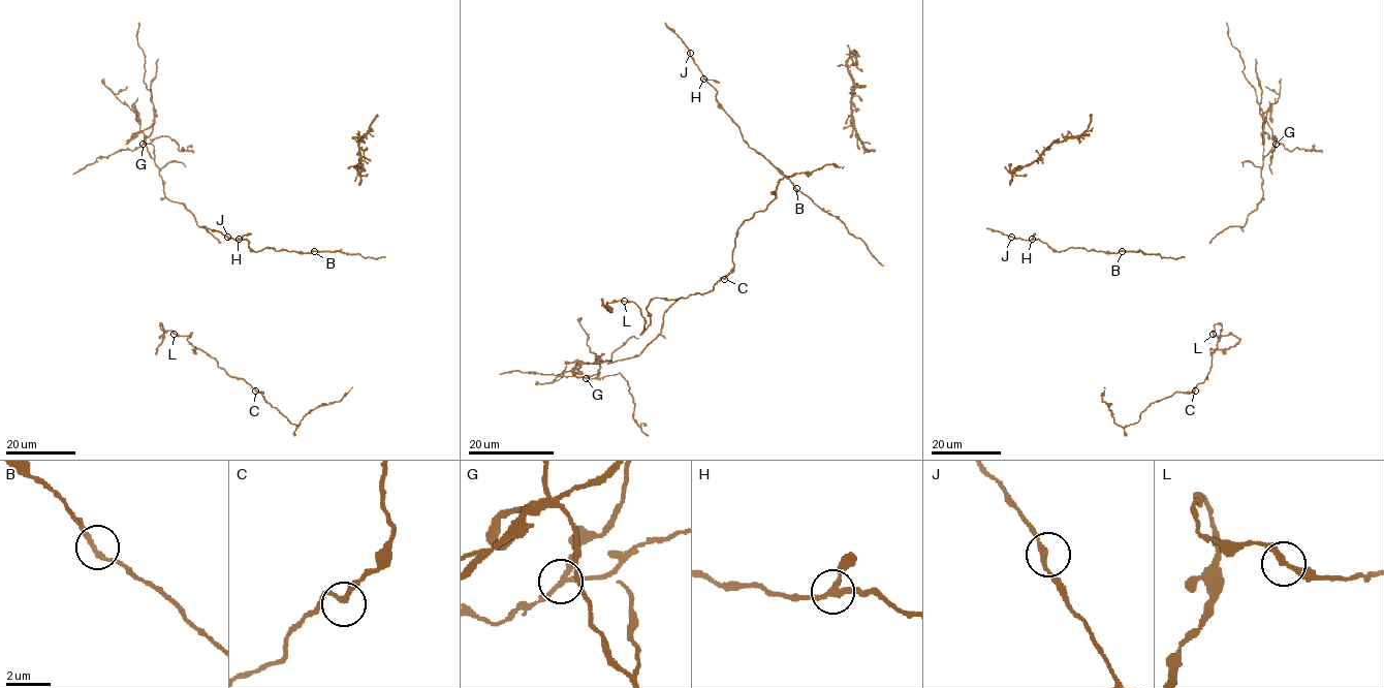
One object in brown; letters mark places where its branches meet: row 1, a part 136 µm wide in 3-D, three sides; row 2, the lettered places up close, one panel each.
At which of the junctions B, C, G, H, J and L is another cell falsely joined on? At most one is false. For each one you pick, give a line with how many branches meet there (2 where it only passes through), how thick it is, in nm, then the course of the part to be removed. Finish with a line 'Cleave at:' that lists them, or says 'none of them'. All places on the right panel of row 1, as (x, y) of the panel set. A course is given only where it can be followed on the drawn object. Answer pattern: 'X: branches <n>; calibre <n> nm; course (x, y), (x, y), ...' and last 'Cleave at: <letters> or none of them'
G: branches 3; calibre 190 nm; course (1275, 144), (1263, 118), (1263, 196), (1241, 226), (1228, 226), (1208, 243)
Cleave at: G

